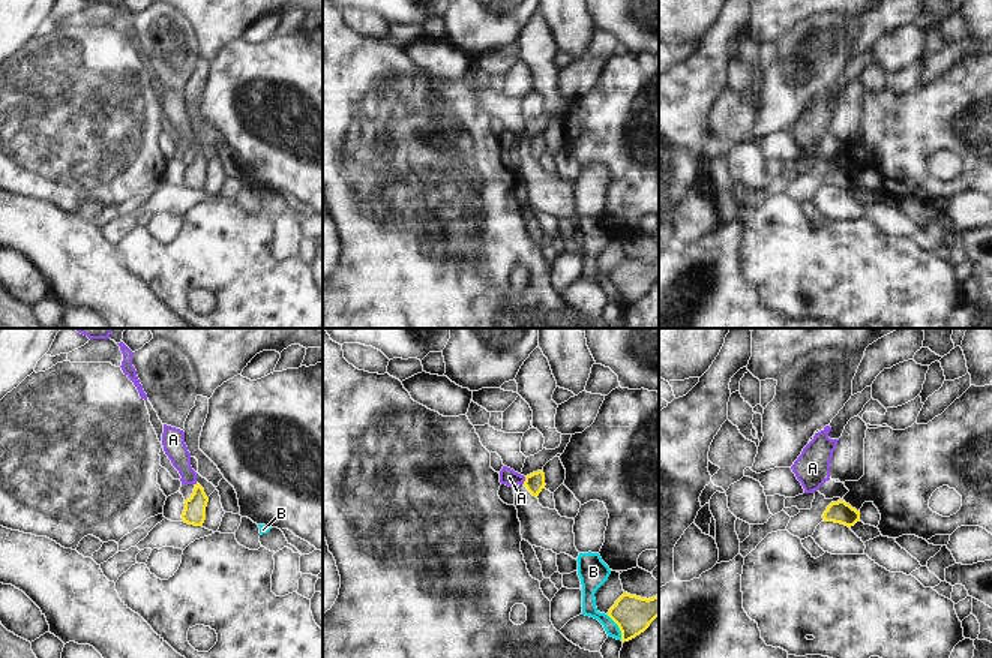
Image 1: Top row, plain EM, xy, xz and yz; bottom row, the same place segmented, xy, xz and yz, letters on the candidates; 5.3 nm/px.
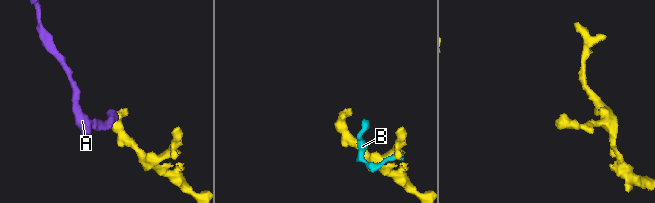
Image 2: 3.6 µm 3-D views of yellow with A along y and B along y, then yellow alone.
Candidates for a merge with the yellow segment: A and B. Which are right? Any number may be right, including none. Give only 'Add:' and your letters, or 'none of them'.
Add: A

